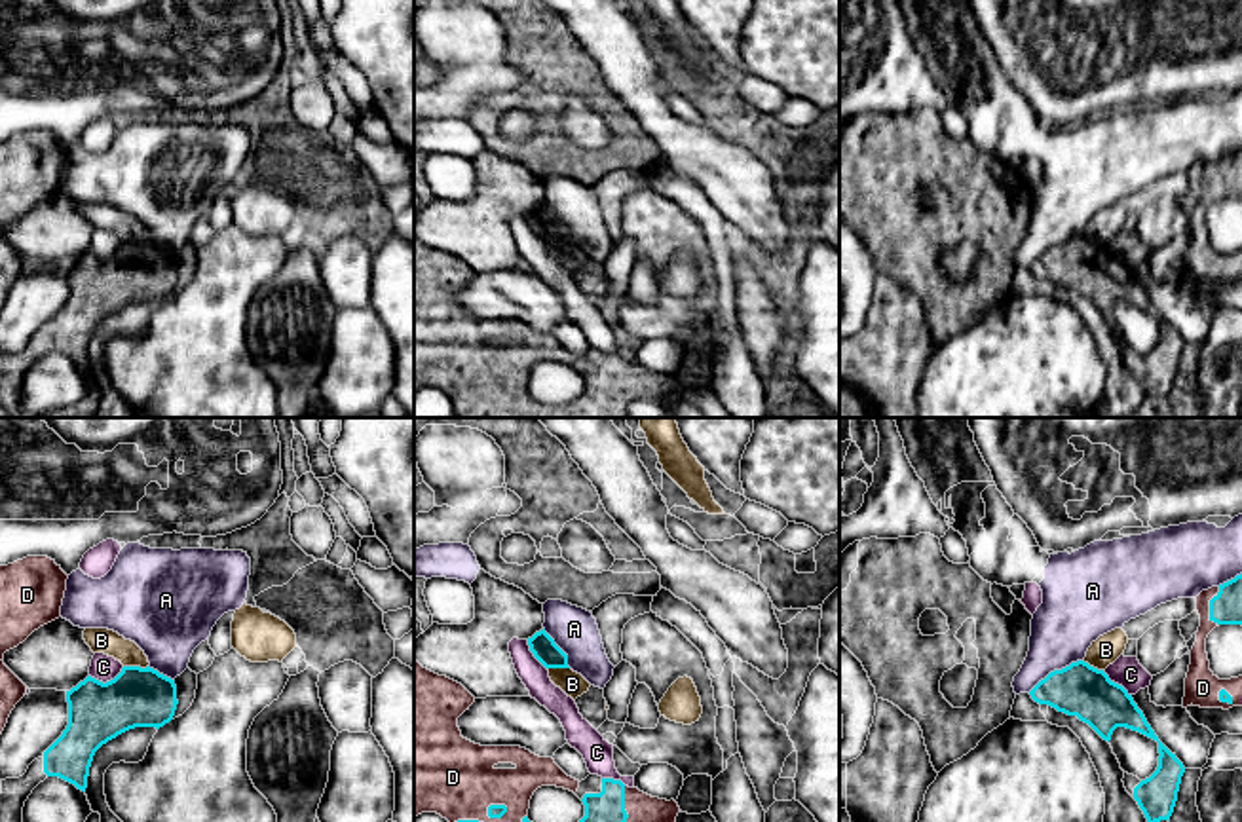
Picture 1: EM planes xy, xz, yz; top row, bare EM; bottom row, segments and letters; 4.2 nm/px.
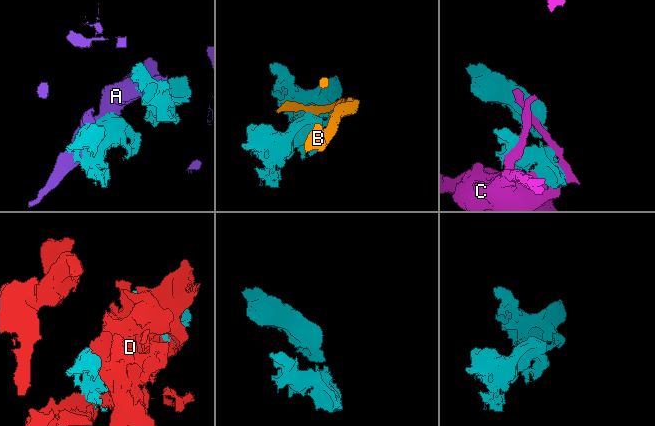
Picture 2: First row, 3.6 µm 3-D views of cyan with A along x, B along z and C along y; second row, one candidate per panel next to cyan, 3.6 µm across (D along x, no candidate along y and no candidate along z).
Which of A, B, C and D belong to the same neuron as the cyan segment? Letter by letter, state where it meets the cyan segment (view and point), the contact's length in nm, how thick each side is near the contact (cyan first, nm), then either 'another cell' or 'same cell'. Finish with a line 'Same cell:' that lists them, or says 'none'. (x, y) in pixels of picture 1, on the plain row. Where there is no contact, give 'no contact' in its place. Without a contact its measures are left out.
A: yz (1054, 245) | 280 nm | 220/280 nm | another cell
B: xy (135, 242) | 100 nm | 260/110 nm | another cell
C: xy (107, 257) | 160 nm | 260/110 nm | another cell
D: xz (498, 392) | 100 nm | 60/340 nm | same cell
Same cell: D

